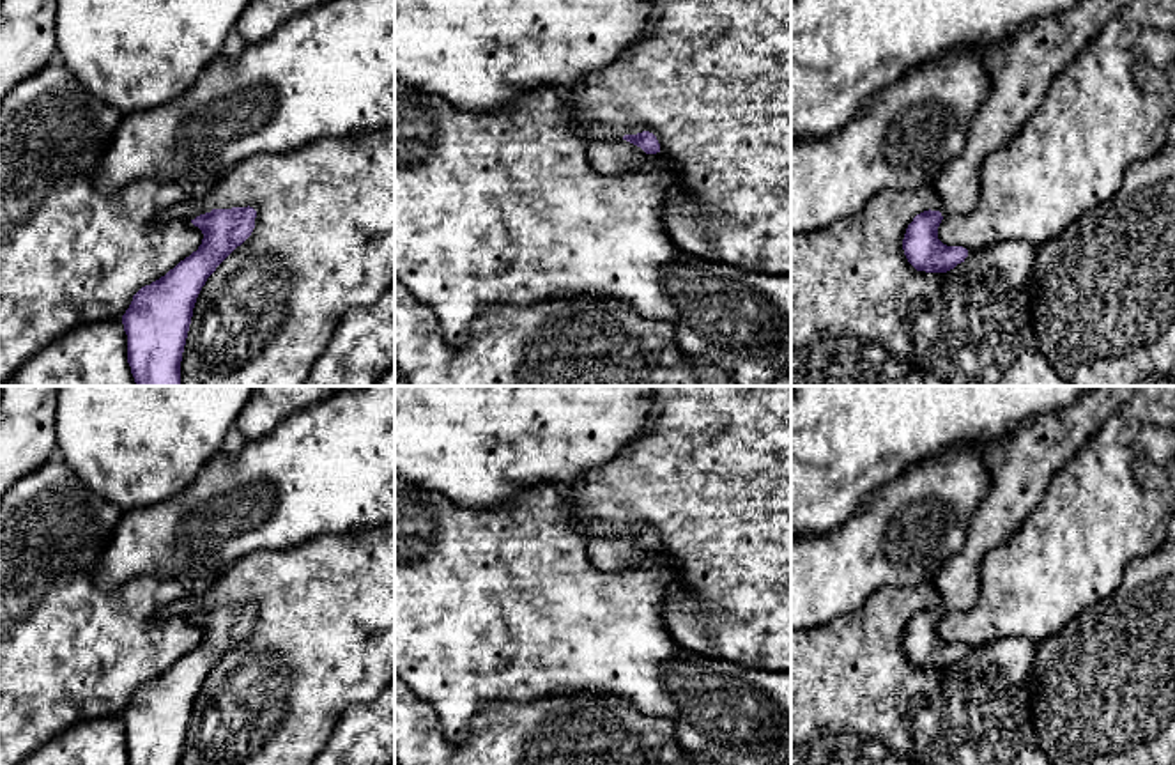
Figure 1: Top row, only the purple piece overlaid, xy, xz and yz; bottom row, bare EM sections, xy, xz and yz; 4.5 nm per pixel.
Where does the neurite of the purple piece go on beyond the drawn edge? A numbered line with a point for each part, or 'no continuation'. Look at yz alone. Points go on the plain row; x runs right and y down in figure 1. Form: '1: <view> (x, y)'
1: yz (1021, 468)

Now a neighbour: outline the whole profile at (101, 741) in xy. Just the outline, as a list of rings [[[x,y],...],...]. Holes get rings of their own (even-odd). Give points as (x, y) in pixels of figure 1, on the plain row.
[[[122,715],[81,719],[19,765],[131,765]]]

